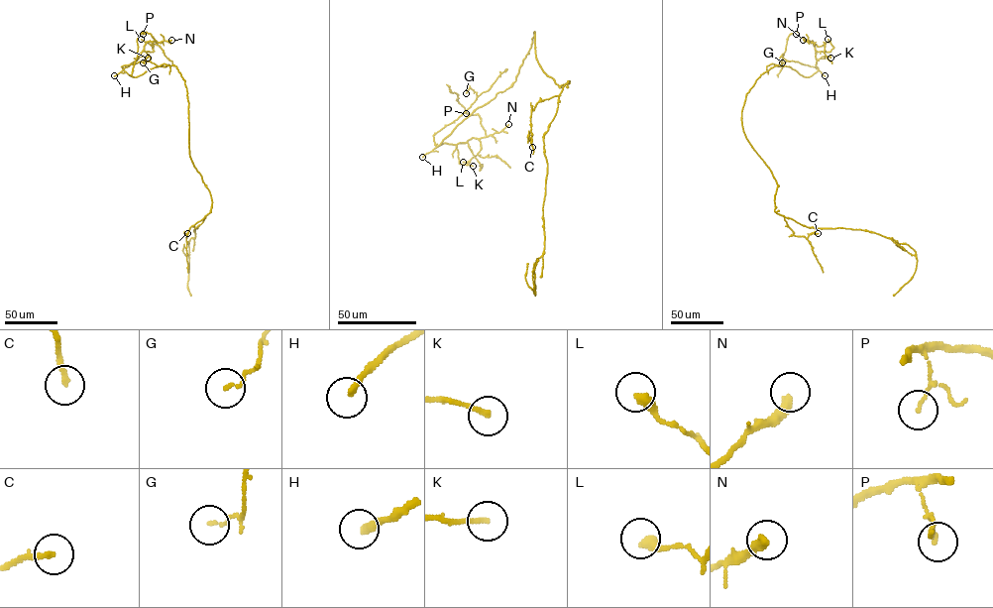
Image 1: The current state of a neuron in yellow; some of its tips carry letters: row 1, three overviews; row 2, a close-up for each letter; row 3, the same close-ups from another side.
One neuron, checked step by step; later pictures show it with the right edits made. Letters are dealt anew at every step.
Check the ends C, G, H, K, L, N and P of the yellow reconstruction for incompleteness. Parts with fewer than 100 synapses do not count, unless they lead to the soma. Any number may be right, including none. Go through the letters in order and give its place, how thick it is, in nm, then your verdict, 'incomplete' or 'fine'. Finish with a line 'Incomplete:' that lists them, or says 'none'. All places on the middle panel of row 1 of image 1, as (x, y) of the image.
C: place (532, 147); calibre 220 nm; fine
G: place (466, 93); calibre 120 nm; fine
H: place (422, 157); calibre 280 nm; incomplete
K: place (473, 166); calibre 190 nm; fine
L: place (463, 162); calibre 380 nm; fine
N: place (508, 124); calibre 360 nm; fine
P: place (466, 113); calibre 80 nm; fine
Incomplete: H

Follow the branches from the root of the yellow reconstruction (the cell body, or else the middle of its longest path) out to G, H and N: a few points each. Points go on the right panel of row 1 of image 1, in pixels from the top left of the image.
G: (748, 141), (741, 111), (746, 94), (760, 75), (781, 64), (806, 77), (818, 69), (781, 56), (782, 62)
H: (748, 141), (742, 126), (741, 111), (746, 94), (761, 74), (781, 64), (804, 76), (819, 70), (825, 75)
N: (748, 141), (741, 111), (746, 94), (760, 75), (781, 64), (806, 77), (819, 69), (814, 43), (803, 40)

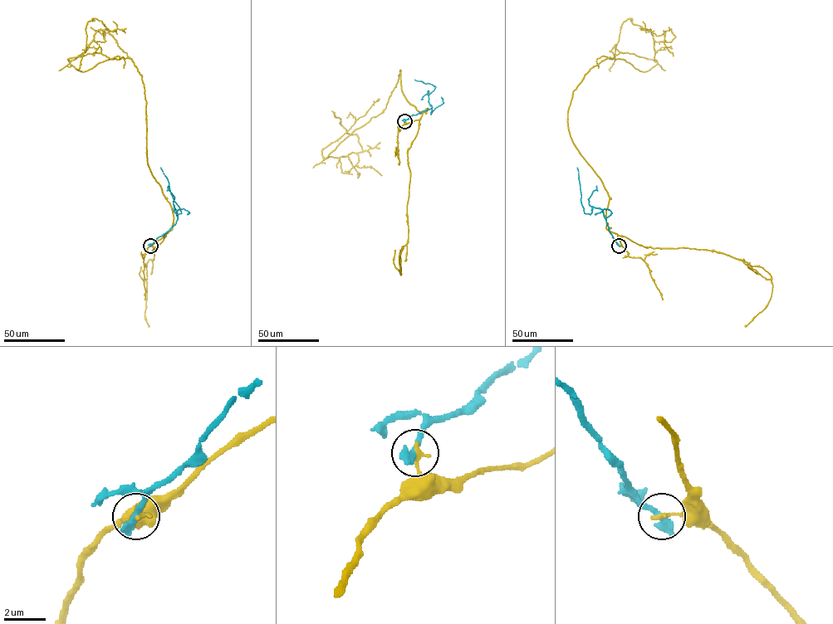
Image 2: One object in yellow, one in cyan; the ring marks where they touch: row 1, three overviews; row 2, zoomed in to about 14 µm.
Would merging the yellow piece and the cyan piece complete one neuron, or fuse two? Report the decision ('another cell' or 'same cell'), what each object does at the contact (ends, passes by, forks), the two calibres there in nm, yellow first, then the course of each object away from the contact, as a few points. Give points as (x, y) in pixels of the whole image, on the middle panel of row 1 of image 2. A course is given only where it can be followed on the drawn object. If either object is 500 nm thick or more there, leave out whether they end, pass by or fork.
another cell; yellow ends; cyan ends; calibres 200 and 440 nm; course yellow (404, 121), (428, 109), (419, 112), (406, 99), (400, 70), (386, 108), (324, 159), (362, 151), (335, 113); course cyan (404, 121), (413, 114), (432, 107), (428, 95), (435, 86), (414, 80)

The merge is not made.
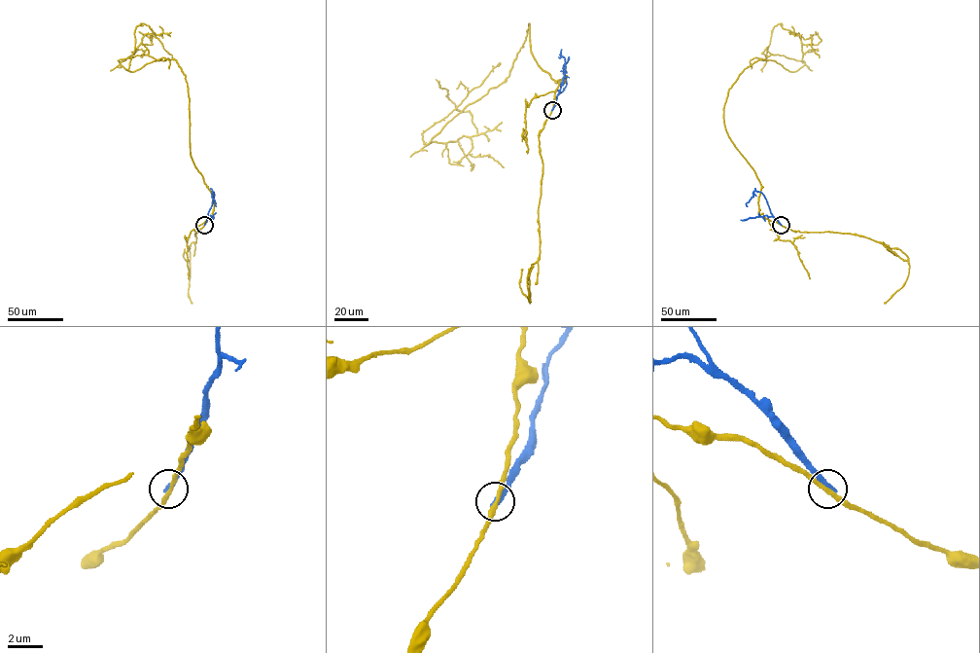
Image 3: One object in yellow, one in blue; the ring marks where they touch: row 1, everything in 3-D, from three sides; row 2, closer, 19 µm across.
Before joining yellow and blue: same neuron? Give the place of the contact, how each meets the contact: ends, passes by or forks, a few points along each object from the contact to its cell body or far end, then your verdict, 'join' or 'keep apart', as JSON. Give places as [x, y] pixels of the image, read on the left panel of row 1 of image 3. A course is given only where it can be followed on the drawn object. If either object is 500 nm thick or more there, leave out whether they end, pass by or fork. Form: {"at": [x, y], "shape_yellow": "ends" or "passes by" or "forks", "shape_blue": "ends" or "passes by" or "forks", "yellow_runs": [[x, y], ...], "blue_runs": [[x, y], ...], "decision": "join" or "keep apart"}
{"at": [204, 225], "shape_yellow": "passes by", "shape_blue": "ends", "yellow_runs": [[204, 225], [214, 200], [191, 156], [185, 75], [173, 59], [120, 64], [155, 33], [143, 23], [129, 71]], "blue_runs": [[204, 225], [214, 196], [212, 191], [216, 206]], "decision": "keep apart"}

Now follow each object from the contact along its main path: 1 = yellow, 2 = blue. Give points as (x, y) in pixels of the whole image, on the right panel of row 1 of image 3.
1: (781, 225), (758, 213), (761, 186), (723, 107), (758, 60), (801, 67), (798, 34), (774, 26), (762, 71)
2: (781, 225), (760, 192), (753, 192), (746, 203), (748, 206)

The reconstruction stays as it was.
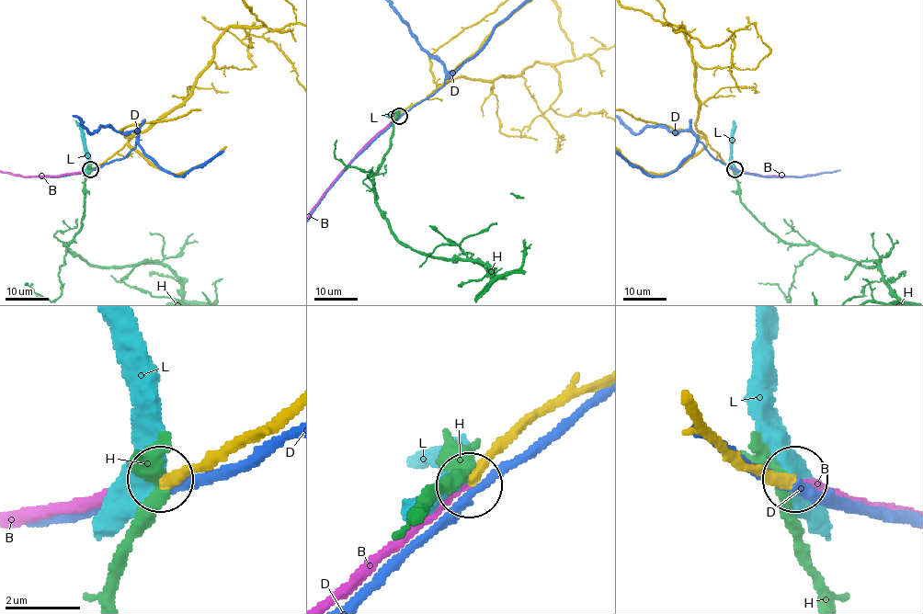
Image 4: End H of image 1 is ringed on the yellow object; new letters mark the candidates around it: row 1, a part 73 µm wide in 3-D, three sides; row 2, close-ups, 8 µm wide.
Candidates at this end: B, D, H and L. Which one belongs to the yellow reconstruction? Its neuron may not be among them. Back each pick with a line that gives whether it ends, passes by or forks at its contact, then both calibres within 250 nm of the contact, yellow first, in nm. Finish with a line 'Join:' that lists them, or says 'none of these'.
B: it ends | 280/240 nm
Join: B

